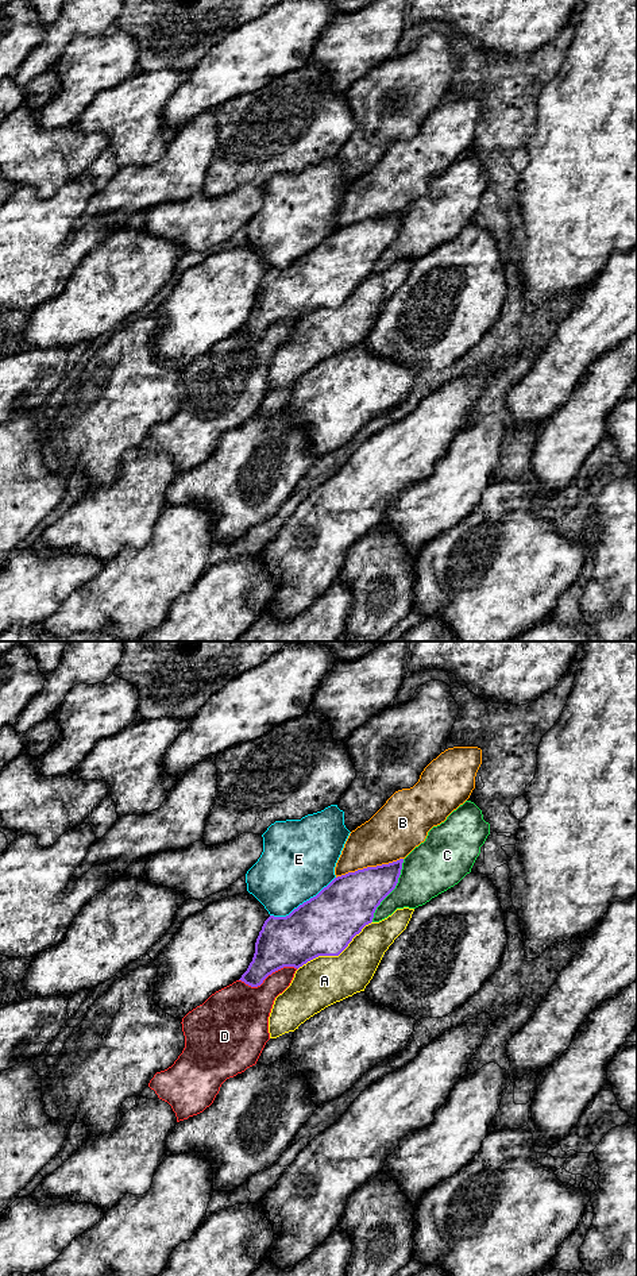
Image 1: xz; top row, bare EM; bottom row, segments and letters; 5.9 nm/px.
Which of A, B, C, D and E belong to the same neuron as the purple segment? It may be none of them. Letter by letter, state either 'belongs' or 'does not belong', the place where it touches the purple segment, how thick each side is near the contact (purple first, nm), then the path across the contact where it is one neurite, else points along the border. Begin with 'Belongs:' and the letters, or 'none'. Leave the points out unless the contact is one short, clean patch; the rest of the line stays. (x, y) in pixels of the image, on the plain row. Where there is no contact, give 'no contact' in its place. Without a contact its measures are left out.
Belongs: none
A: does not belong; contact xz (335, 307); calibres 360 and 300 nm
B: does not belong; contact xz (369, 219); calibres 320 and 320 nm
C: does not belong; contact xz (393, 241); calibres 300 and 300 nm
D: does not belong; contact xz (267, 327); calibres 300 and 300 nm
E: does not belong; contact xz (304, 254); calibres 360 and 440 nm

